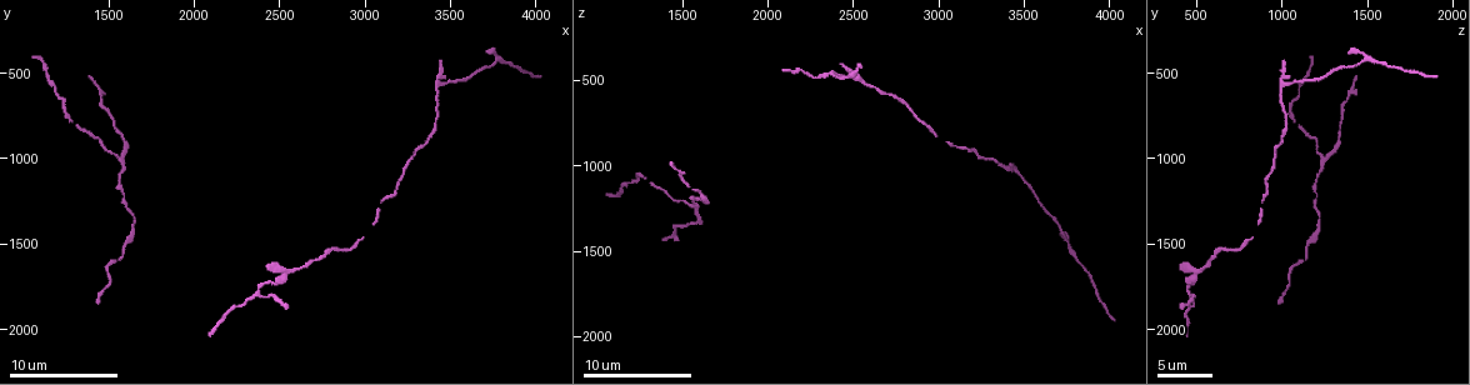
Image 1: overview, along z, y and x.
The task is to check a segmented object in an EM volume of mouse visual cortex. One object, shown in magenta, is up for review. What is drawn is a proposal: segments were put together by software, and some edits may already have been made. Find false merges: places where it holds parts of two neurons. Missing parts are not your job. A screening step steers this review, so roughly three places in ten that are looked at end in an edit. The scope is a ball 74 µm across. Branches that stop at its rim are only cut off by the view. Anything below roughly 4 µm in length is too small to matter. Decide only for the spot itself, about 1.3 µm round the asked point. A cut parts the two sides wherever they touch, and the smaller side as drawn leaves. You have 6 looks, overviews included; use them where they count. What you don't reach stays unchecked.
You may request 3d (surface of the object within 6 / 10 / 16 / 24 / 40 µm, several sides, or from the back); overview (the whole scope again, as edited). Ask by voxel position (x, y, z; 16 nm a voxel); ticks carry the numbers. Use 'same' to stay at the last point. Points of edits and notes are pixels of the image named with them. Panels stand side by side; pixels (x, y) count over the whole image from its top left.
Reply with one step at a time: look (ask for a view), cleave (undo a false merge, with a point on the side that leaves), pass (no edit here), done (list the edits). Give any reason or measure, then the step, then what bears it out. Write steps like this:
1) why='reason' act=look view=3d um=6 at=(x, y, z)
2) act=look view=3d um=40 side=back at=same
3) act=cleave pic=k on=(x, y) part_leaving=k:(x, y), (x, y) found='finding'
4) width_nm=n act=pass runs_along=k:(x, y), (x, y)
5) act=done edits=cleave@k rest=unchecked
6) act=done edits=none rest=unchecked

why='three arms meet' act=look view=3d um=10 at=(2360, 1800, 460)

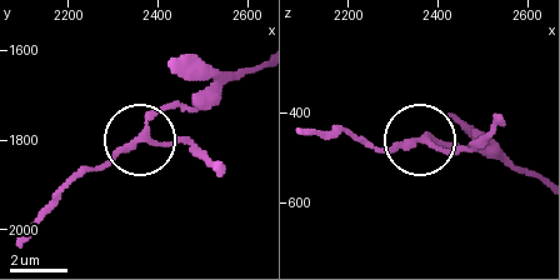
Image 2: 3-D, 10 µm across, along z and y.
act=pass runs_along=2:(421, 141), (494, 149) found='all the same neuron'

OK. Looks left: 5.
why='three-way junction' act=look view=3d um=6 at=(1560, 1000, 1240)

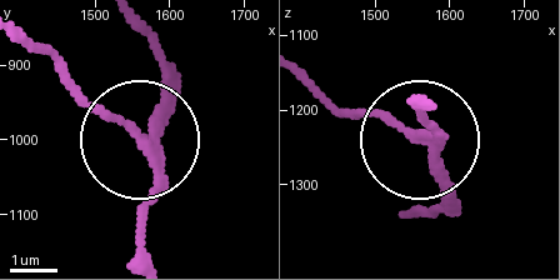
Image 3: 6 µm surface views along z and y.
arms=3 act=cleave pic=3 on=(161, 105) part_leaving=3:(159, 158), (151, 30) found='two neurons meet here'

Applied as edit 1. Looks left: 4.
act=look view=3d um=16 at=(1640, 1400, 1220)

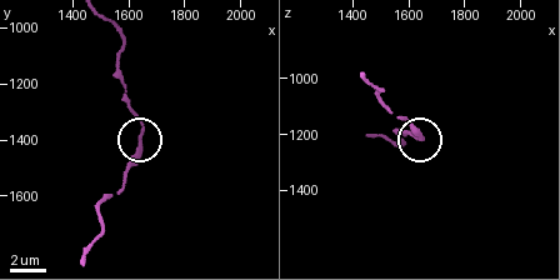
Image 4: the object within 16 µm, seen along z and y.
act=pass found='continuous, no second neuron'

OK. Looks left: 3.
act=done edits=cleave@3 rest=unchecked

